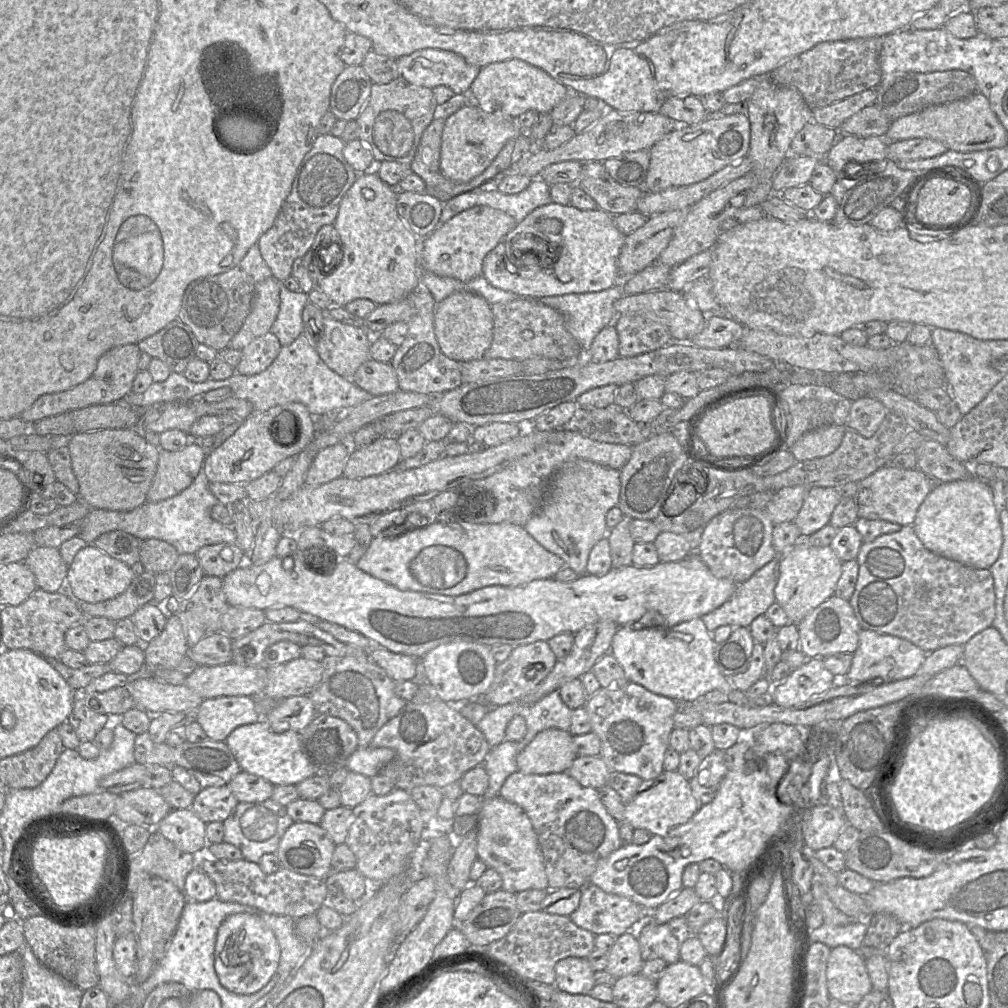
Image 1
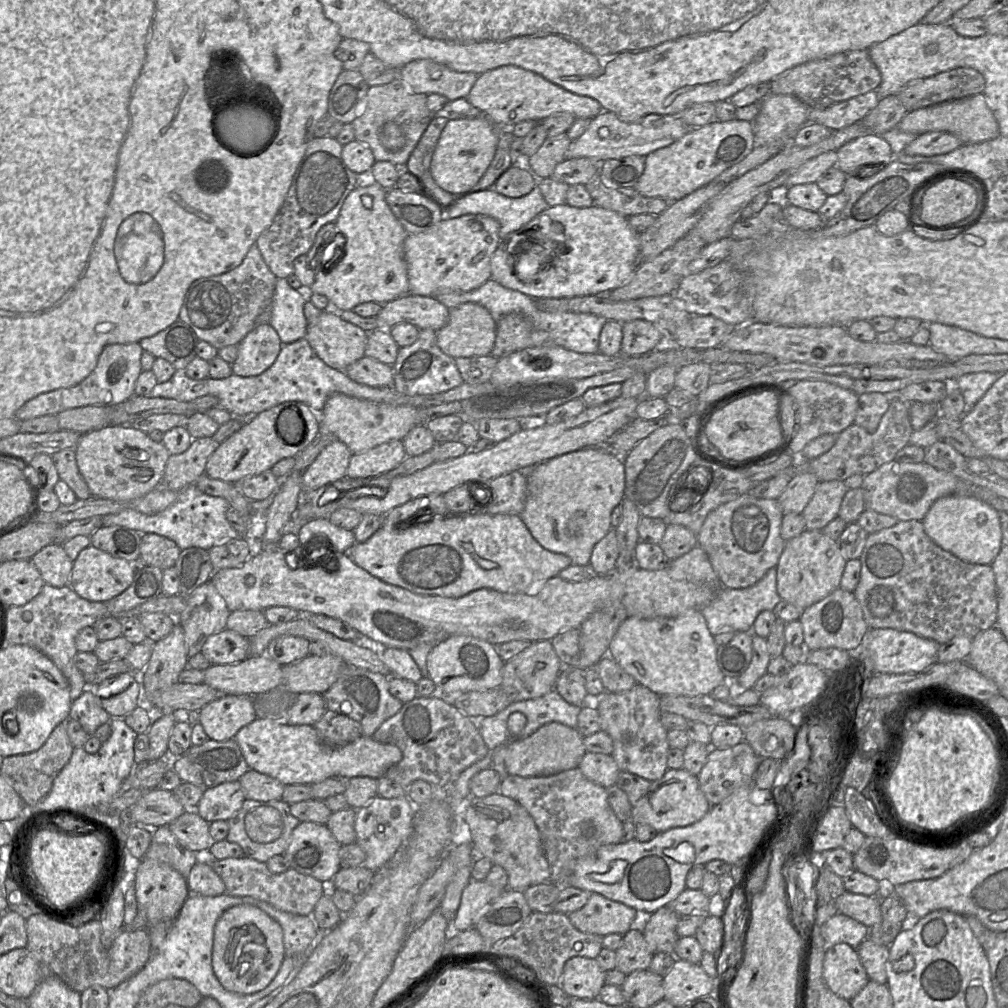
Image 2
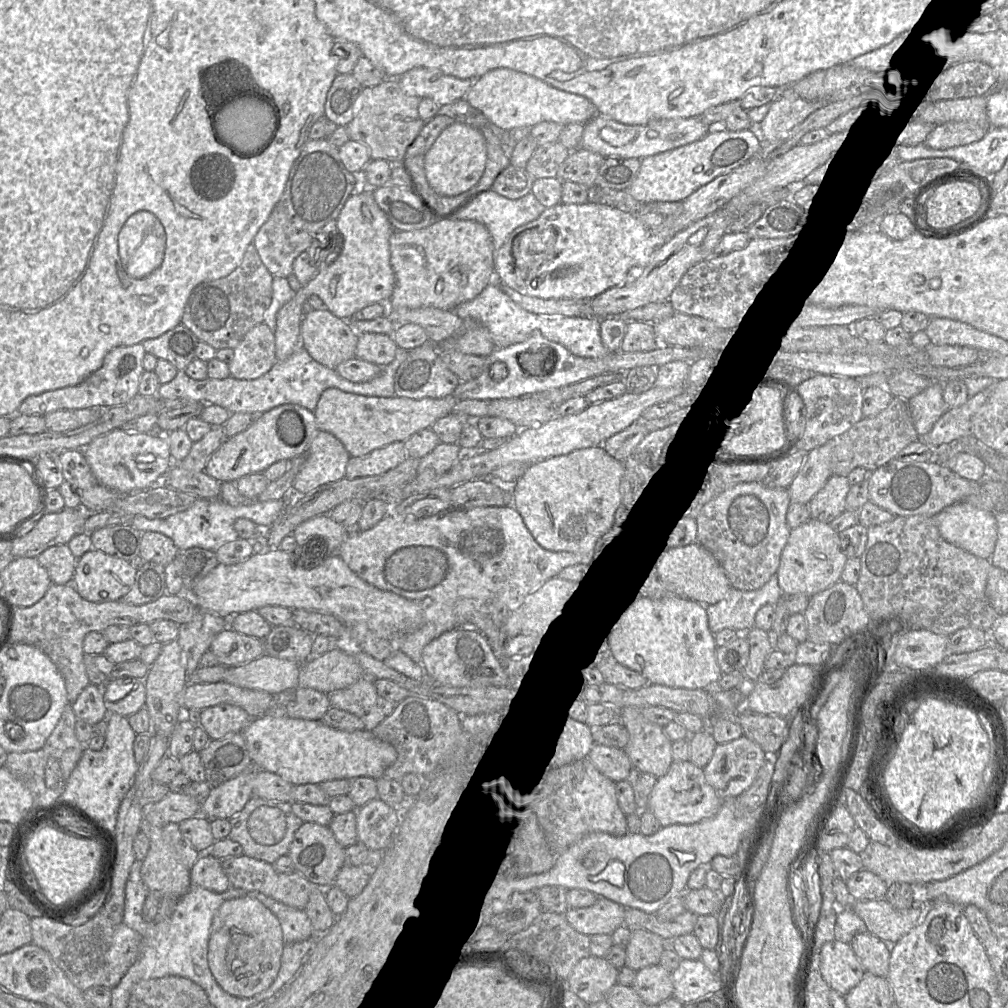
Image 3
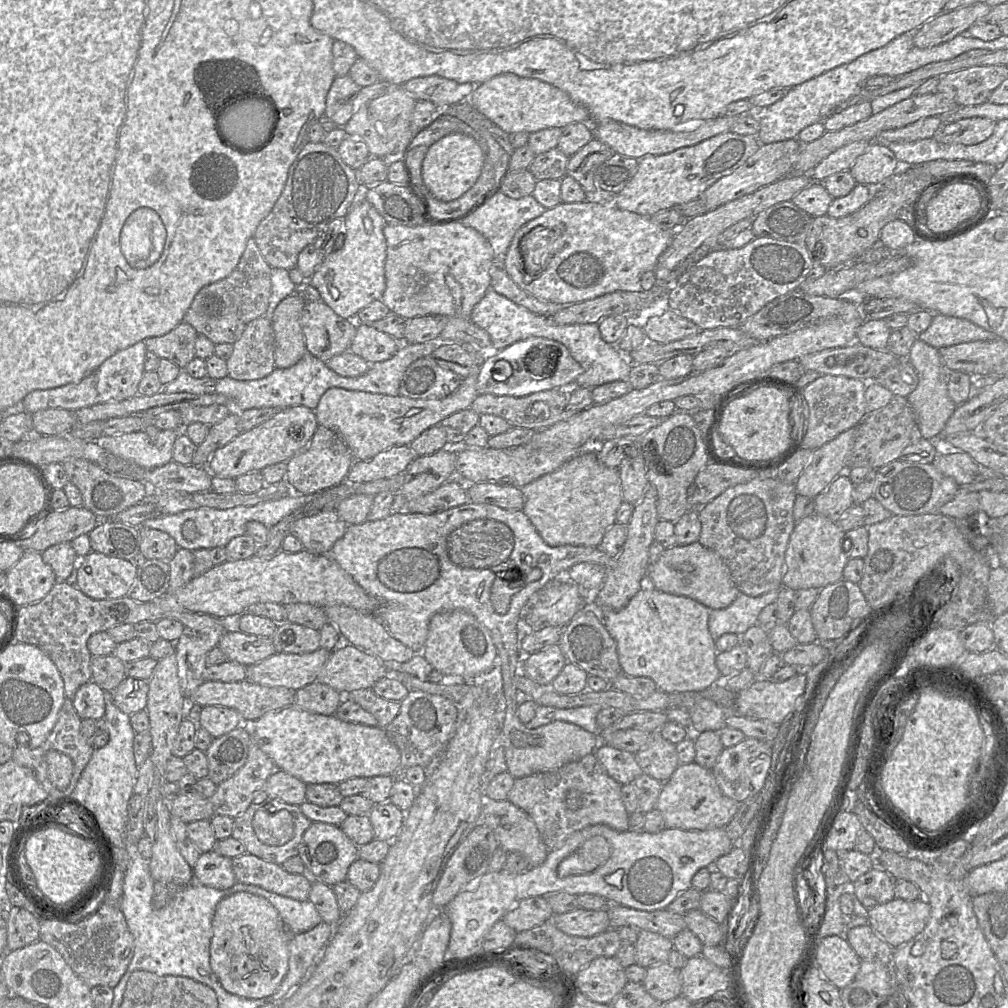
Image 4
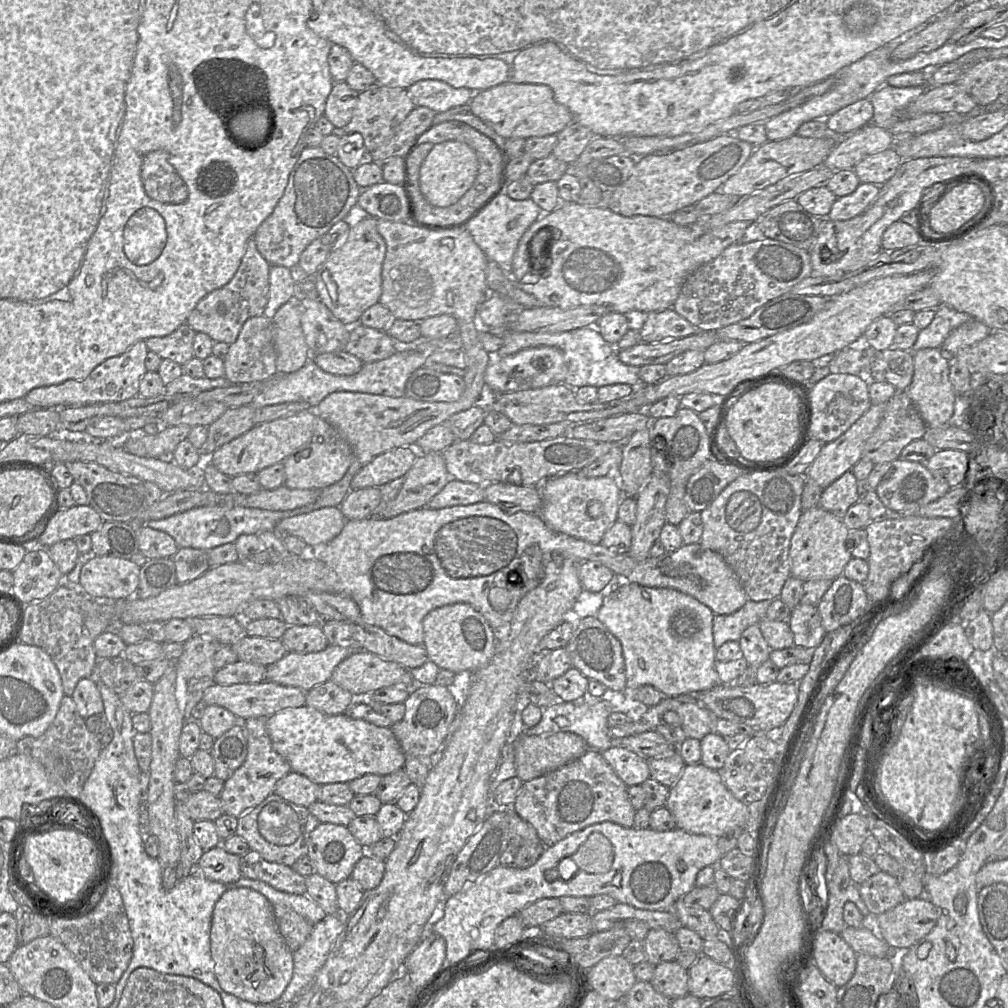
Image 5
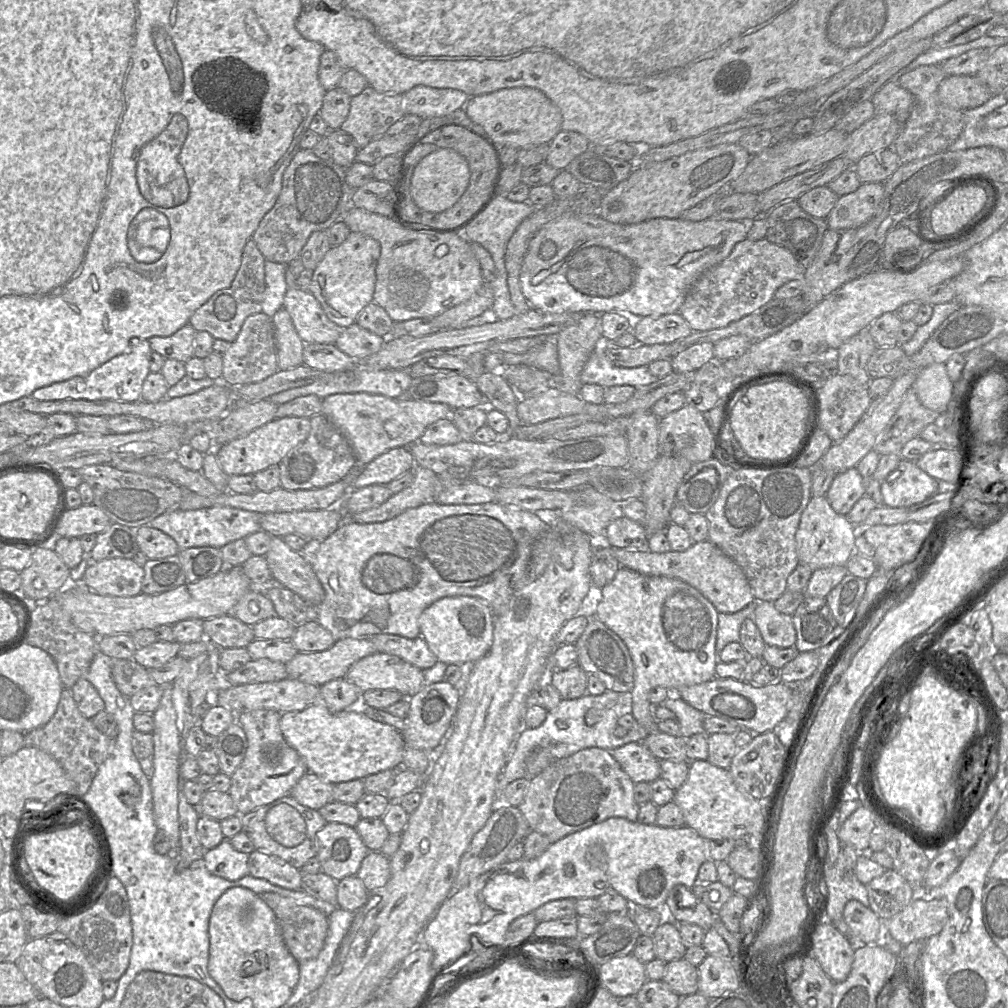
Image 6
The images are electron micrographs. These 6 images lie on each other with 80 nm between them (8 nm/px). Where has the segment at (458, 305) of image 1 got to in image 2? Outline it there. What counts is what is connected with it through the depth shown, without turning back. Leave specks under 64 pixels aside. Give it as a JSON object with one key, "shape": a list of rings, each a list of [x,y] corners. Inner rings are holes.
{"shape":[[[474,302],[450,308],[448,322],[436,331],[439,348],[453,359],[490,355],[495,339],[496,321]]]}

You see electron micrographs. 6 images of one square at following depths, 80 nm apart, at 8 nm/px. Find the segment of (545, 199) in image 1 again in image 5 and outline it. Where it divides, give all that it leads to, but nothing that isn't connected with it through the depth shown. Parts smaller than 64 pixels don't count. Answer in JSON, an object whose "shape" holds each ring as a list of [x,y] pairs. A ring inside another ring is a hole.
{"shape":[[[501,191],[463,226],[486,254],[488,260],[496,262],[506,274],[511,275],[513,256],[520,238],[528,227],[543,214],[541,208],[531,198],[514,200]]]}

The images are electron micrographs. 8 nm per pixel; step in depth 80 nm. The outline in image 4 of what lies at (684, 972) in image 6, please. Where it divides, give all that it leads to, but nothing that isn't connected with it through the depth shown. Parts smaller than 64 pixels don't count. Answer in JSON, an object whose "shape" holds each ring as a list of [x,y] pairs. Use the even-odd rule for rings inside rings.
{"shape":[[[662,963],[646,970],[642,985],[657,1002],[665,1004],[681,995],[681,969]]]}

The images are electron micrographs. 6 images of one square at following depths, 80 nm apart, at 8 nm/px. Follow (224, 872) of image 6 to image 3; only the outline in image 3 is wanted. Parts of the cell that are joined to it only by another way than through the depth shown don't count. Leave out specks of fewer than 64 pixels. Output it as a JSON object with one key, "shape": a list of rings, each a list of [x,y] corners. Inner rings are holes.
{"shape":[[[210,854],[196,860],[190,870],[190,879],[191,886],[199,886],[217,893],[222,893],[230,887],[220,859]]]}

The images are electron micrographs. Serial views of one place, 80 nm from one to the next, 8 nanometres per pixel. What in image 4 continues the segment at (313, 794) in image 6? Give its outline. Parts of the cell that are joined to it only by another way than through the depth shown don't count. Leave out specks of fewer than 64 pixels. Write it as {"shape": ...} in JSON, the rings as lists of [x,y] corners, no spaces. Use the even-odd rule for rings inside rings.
{"shape":[[[279,770],[268,777],[263,790],[269,798],[298,805],[306,801],[306,784],[291,774]]]}

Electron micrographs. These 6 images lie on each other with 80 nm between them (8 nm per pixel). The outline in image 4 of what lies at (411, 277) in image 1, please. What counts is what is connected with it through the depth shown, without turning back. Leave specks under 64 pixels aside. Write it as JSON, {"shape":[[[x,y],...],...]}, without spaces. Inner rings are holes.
{"shape":[[[360,196],[344,217],[343,247],[329,253],[312,277],[306,279],[318,290],[322,301],[344,319],[354,320],[359,311],[383,296],[387,256],[383,229],[386,224],[374,206]]]}

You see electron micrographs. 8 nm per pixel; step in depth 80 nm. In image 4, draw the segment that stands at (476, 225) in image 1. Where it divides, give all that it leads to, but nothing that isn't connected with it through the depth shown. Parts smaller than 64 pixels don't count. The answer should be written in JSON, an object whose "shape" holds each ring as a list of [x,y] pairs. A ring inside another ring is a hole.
{"shape":[[[458,221],[404,226],[386,224],[383,233],[387,243],[385,261],[386,289],[381,300],[390,312],[404,319],[420,316],[445,316],[470,319],[477,303],[491,288],[491,268],[495,264],[489,241],[474,228]]]}

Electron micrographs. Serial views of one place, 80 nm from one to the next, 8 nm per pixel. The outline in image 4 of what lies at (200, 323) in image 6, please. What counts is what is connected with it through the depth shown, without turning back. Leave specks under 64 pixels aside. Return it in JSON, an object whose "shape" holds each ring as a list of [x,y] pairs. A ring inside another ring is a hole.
{"shape":[[[251,237],[238,265],[231,274],[204,286],[195,295],[183,321],[190,324],[198,334],[203,334],[214,344],[234,344],[242,335],[246,325],[265,315],[271,295],[271,267],[264,260]]]}

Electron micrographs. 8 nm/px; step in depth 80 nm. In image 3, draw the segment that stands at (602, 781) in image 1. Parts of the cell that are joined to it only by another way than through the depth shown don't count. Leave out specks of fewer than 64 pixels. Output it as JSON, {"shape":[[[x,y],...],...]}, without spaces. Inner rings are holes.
{"shape":[[[594,744],[588,758],[594,766],[615,784],[627,780],[634,768],[624,750]]]}

